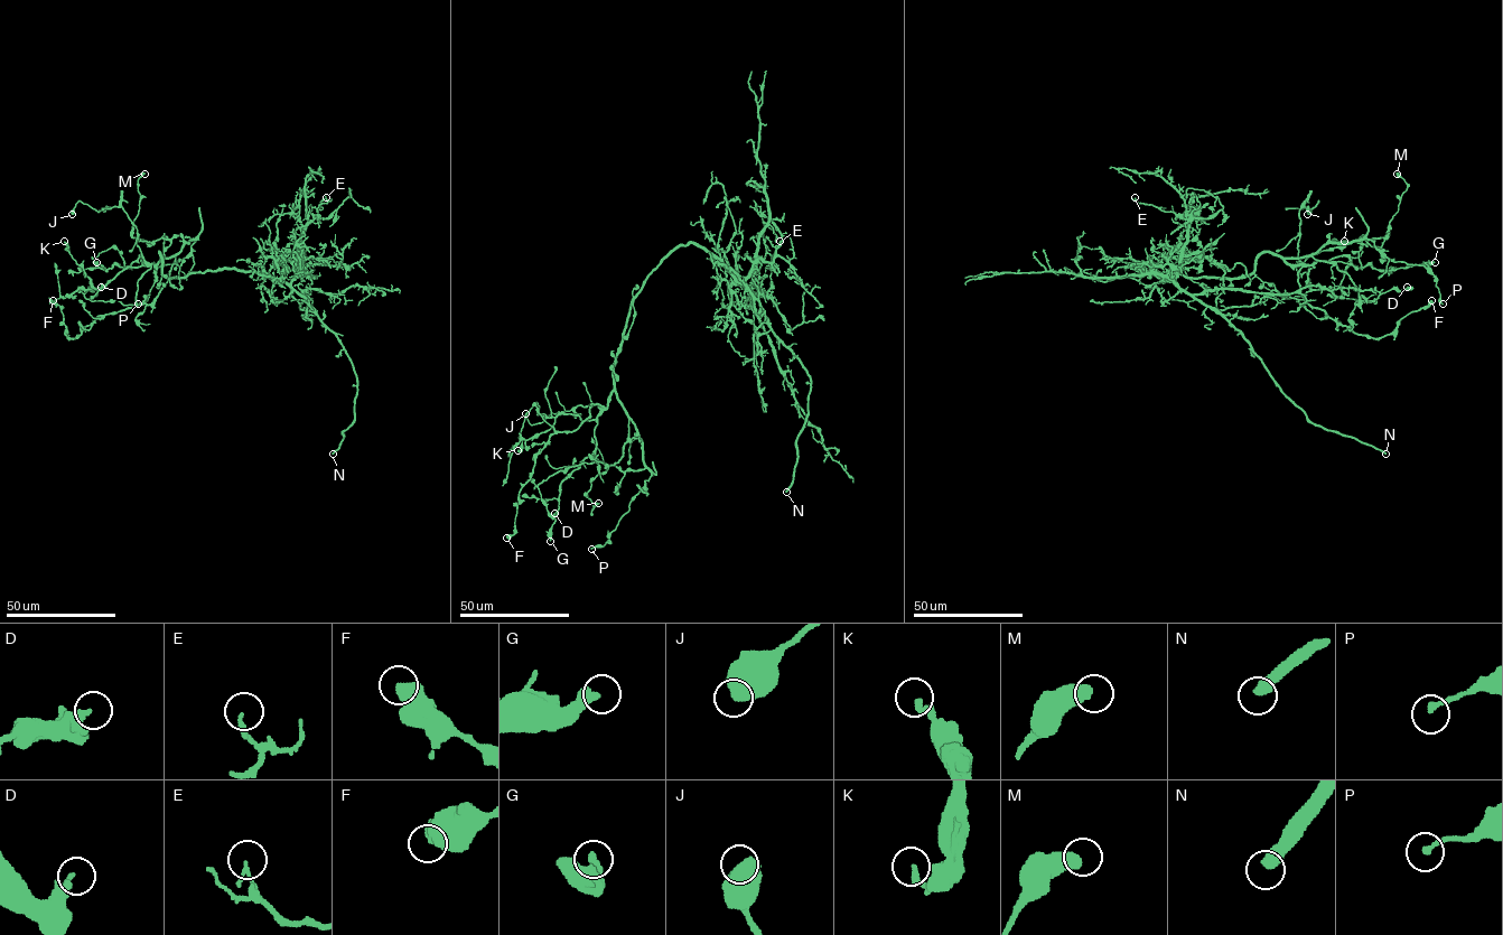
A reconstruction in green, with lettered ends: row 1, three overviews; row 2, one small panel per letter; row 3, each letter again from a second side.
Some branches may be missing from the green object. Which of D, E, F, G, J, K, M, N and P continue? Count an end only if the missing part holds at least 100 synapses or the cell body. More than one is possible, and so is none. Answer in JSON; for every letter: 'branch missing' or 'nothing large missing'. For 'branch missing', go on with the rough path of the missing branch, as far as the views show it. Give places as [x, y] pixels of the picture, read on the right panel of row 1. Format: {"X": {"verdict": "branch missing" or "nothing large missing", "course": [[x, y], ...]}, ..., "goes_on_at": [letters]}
{"D": {"verdict": "nothing large missing"}, "E": {"verdict": "nothing large missing"}, "F": {"verdict": "nothing large missing"}, "G": {"verdict": "nothing large missing"}, "J": {"verdict": "nothing large missing"}, "K": {"verdict": "nothing large missing"}, "M": {"verdict": "nothing large missing"}, "N": {"verdict": "branch missing", "course": [[1385, 454], [1397, 458], [1434, 451]]}, "P": {"verdict": "nothing large missing"}, "goes_on_at": ["N"]}

